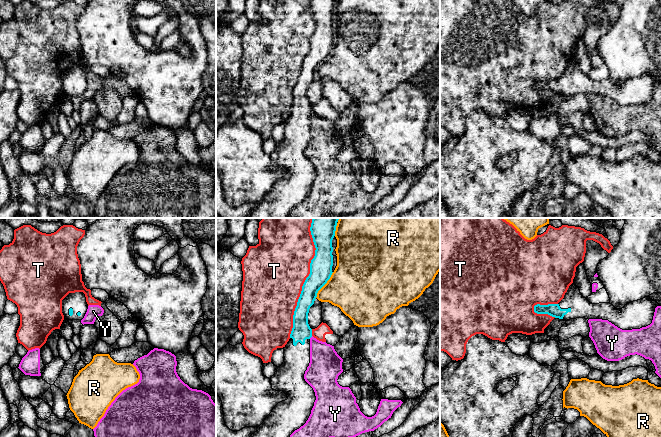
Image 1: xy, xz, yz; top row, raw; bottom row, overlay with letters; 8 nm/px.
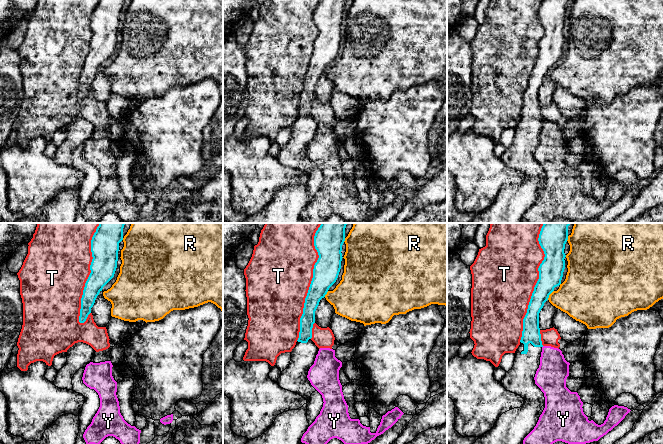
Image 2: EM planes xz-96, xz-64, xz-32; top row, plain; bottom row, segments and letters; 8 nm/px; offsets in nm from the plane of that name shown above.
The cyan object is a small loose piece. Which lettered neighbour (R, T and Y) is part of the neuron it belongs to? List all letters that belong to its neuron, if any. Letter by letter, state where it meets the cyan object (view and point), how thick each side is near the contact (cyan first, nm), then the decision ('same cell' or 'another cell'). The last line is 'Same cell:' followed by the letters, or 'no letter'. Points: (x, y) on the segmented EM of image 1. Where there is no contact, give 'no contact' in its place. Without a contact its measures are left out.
R: contact xz (324, 284); calibres 180 and 420 nm; another cell
T: contact xz (306, 278); calibres 180 and 480 nm; another cell
Y: contact xz (310, 337); calibres 150 and 260 nm; another cell
Same cell: no letter

